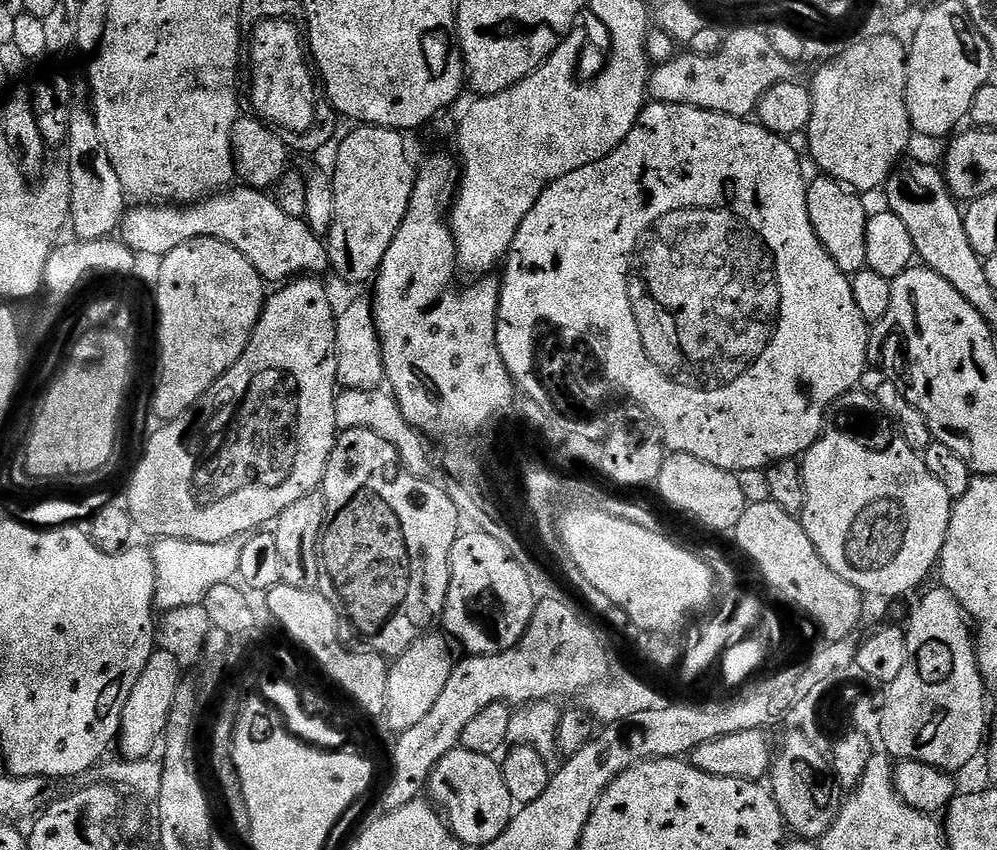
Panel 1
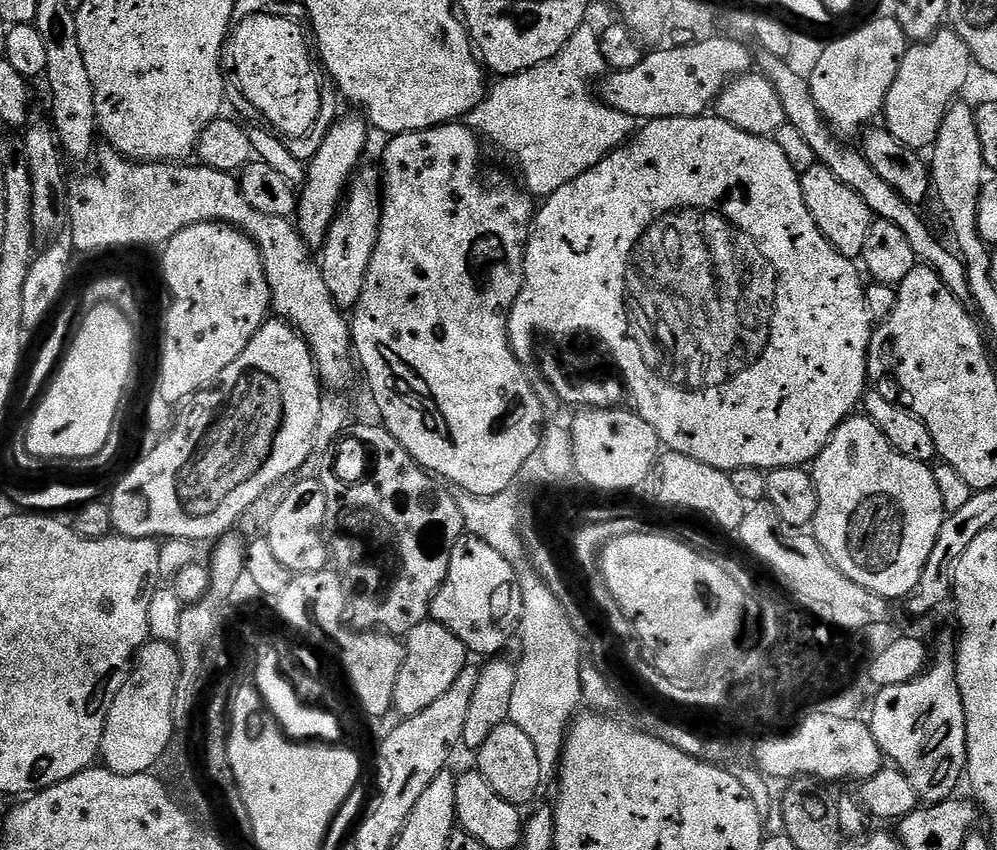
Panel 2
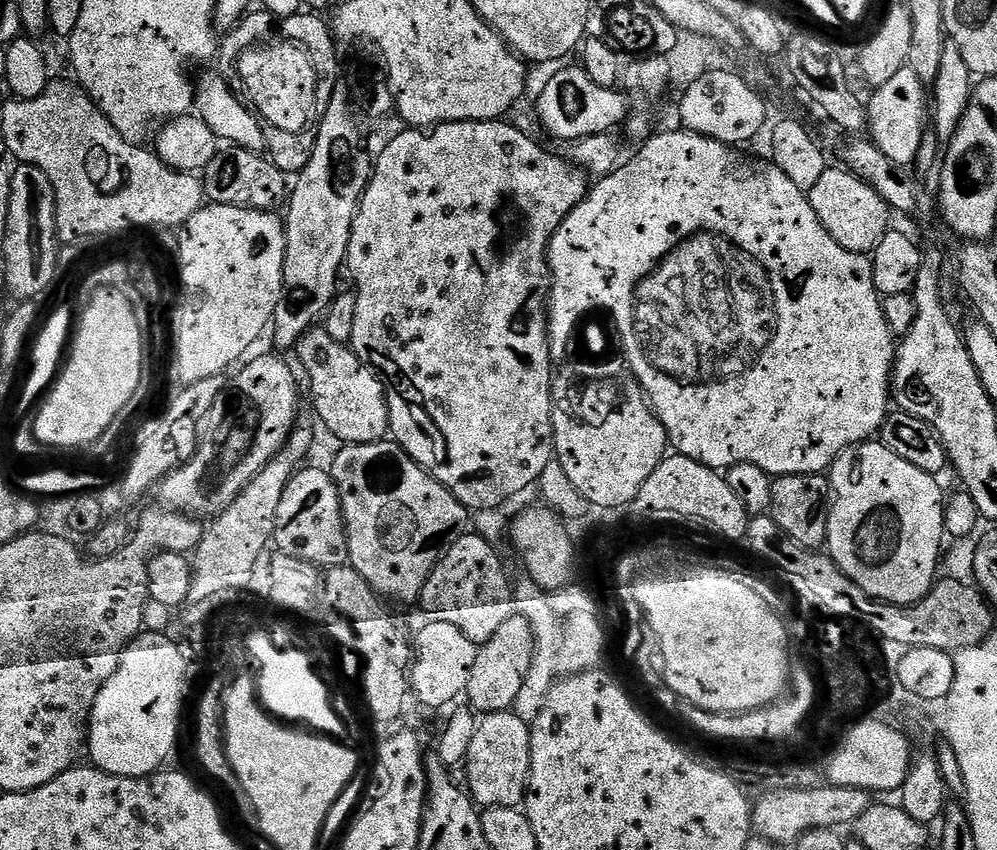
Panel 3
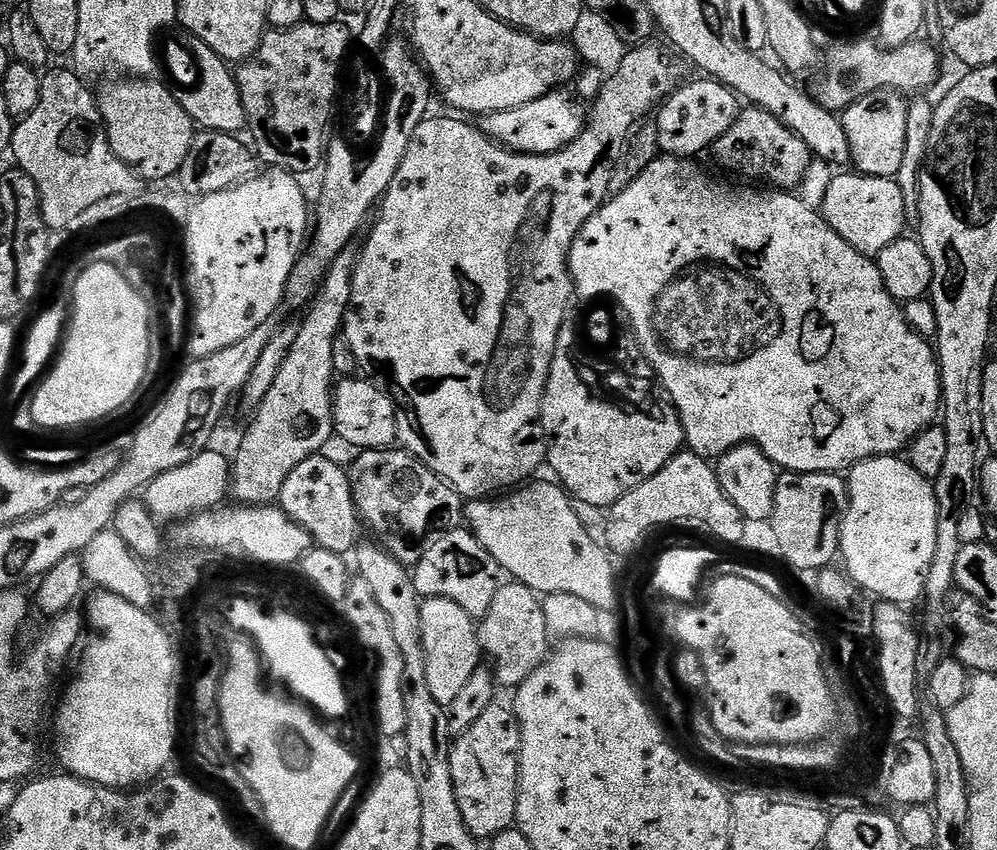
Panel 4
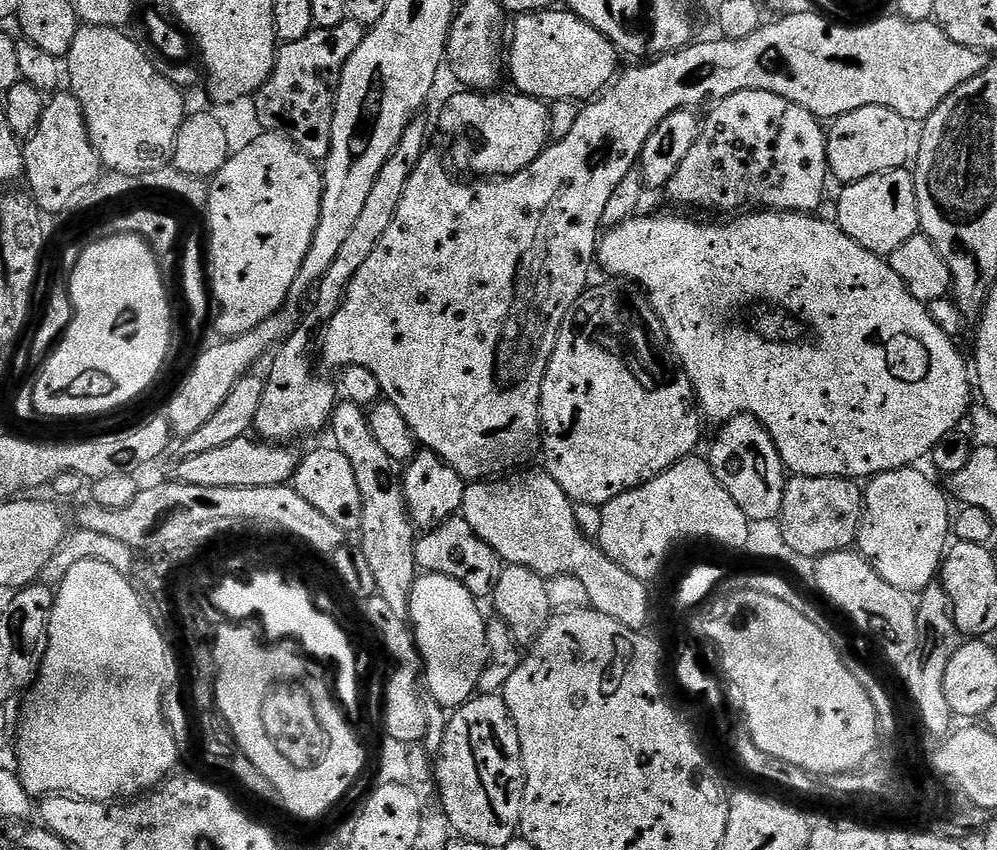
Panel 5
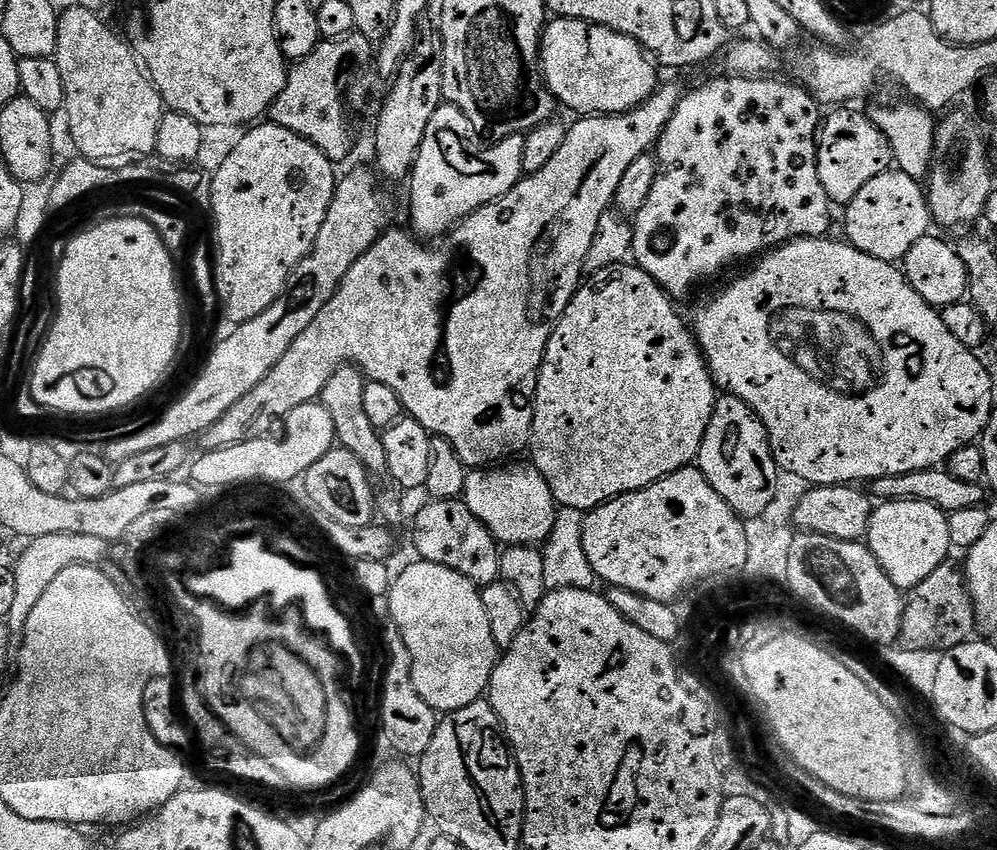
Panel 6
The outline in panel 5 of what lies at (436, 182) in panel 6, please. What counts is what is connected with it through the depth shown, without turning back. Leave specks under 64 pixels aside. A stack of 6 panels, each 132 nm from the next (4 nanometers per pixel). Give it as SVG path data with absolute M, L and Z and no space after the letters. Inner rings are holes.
M459 90L444 104L440 132L456 136L452 144L455 171L469 172L472 178L503 178L518 174L544 153L550 143L548 104L533 96L496 96L471 90Z

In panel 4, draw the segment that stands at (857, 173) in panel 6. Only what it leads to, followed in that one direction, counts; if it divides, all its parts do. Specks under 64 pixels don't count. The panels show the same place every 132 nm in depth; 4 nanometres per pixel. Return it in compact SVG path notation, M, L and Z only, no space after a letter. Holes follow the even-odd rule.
M891 90L869 92L853 99L843 109L842 119L848 145L852 151L852 164L857 173L865 176L894 178L902 166L902 150L906 150L906 114L908 104L901 93Z

